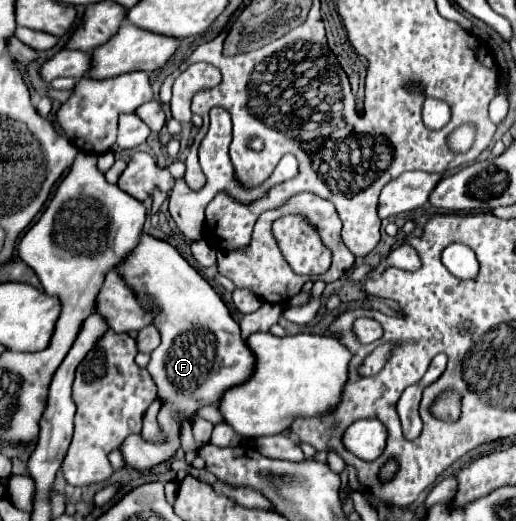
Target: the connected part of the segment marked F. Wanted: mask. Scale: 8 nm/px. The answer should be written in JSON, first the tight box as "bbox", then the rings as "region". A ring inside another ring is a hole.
{"bbox":[116,232,254,470],"region":[[[142,232],[138,246],[116,266],[116,272],[124,276],[128,288],[140,296],[144,310],[156,312],[152,324],[158,326],[162,336],[162,344],[150,354],[152,360],[146,370],[154,378],[158,398],[162,400],[158,424],[164,434],[164,442],[154,444],[144,440],[141,434],[134,434],[126,438],[120,448],[128,466],[144,470],[170,460],[178,450],[176,414],[194,418],[200,406],[216,404],[224,388],[242,384],[252,374],[254,356],[240,338],[240,326],[230,316],[230,310],[216,290],[166,240],[158,240]]]}

